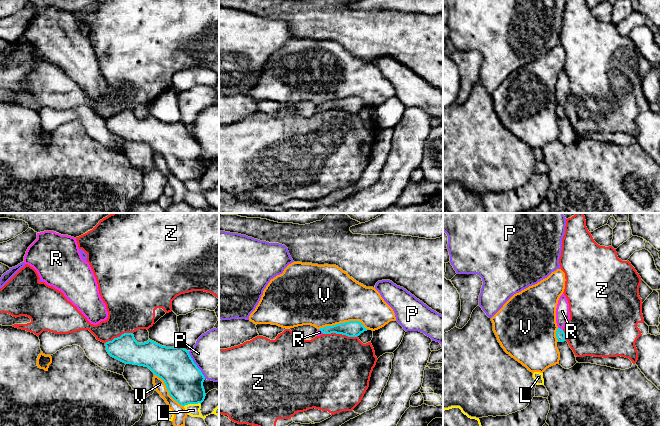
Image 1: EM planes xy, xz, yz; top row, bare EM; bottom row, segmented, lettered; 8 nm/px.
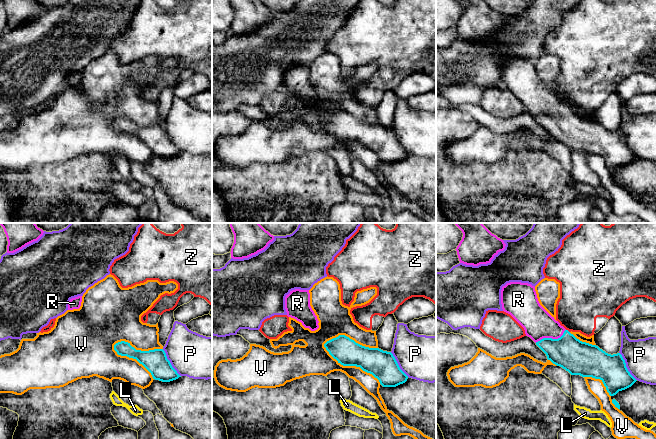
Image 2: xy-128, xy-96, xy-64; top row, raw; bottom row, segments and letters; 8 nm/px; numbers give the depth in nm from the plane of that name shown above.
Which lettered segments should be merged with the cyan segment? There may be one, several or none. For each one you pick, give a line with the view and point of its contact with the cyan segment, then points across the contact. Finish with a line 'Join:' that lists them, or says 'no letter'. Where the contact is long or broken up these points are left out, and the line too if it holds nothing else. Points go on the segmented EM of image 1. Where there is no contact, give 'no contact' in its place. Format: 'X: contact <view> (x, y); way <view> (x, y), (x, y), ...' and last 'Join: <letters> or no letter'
R: contact yz (559, 328); way yz (560, 334), (559, 328), (562, 311)
Join: R

